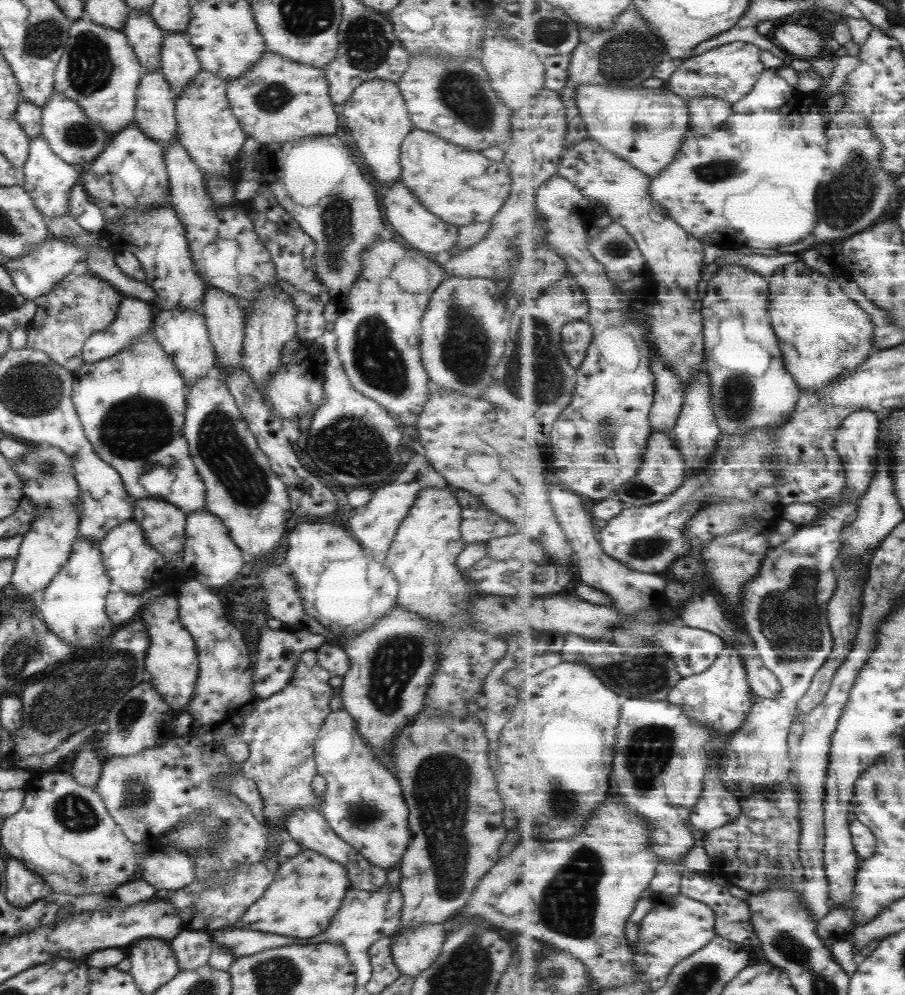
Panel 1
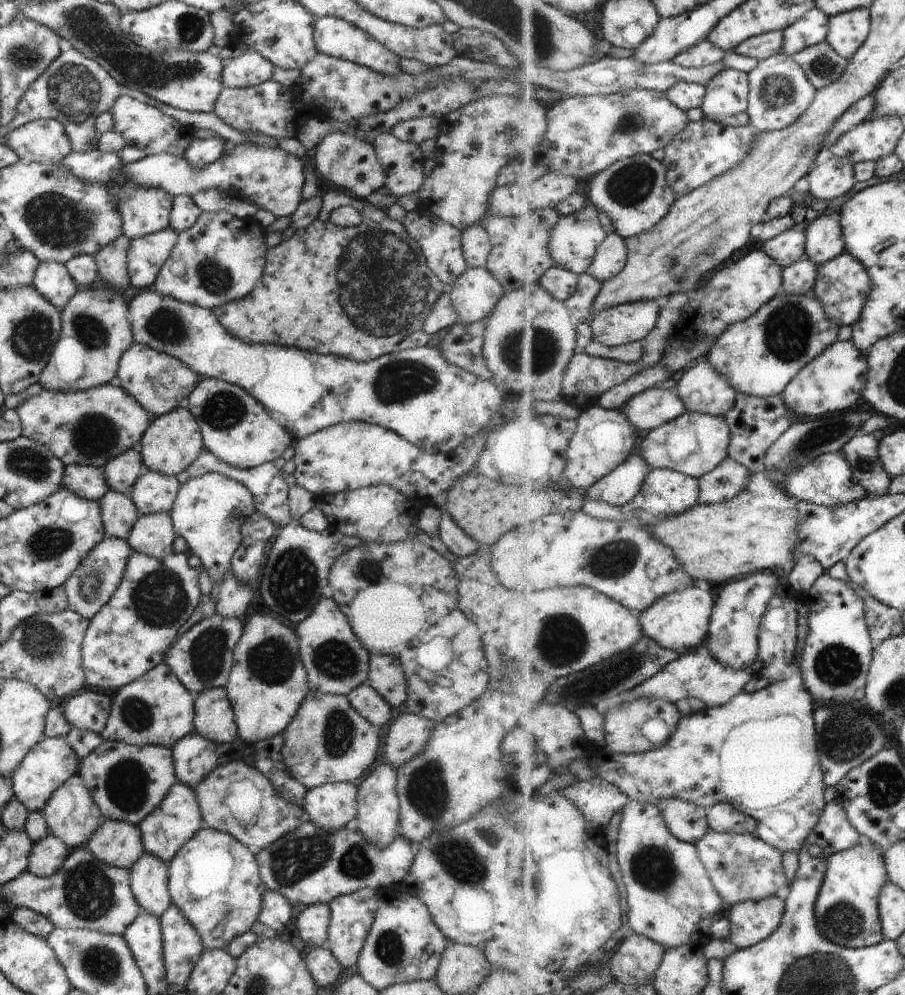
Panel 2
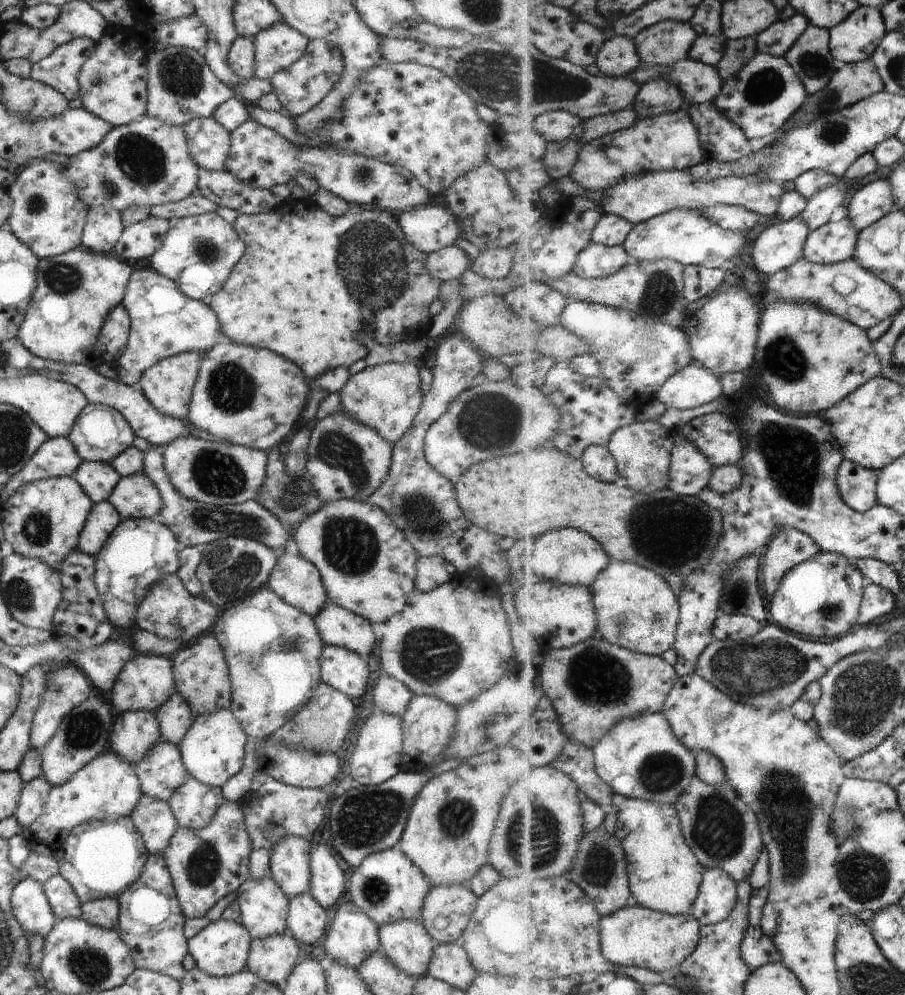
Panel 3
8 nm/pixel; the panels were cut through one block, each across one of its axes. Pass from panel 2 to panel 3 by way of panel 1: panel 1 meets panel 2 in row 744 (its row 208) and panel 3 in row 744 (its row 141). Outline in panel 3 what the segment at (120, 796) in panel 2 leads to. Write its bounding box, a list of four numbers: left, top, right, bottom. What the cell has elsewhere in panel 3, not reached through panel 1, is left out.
[107,711,160,766]

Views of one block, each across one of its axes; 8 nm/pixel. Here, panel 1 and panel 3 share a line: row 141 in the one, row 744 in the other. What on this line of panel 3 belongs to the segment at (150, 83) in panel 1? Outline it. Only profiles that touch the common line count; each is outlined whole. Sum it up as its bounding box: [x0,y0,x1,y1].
[131,740,188,802]

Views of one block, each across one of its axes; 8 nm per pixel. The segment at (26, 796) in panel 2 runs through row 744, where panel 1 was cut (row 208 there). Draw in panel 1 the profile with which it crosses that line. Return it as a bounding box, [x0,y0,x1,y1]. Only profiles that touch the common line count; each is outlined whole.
[22,137,79,218]

